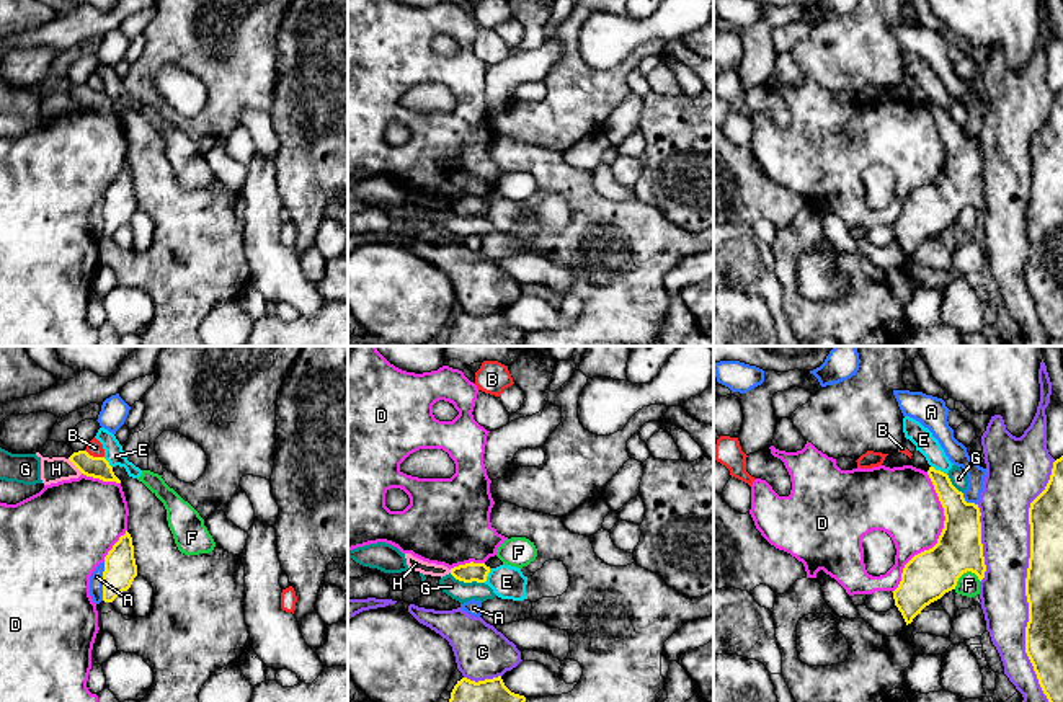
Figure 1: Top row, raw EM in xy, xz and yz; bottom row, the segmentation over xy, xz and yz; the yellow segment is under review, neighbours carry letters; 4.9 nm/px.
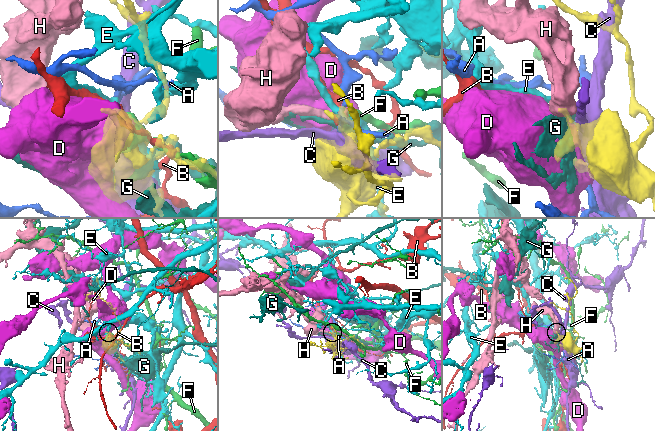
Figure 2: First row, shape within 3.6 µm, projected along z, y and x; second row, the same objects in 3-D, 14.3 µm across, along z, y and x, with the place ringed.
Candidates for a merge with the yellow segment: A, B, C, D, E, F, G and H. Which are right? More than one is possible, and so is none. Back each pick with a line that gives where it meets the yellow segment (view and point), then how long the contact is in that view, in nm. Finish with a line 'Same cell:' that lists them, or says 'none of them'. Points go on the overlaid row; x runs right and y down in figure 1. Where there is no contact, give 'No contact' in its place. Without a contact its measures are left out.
Same cell: none of them

